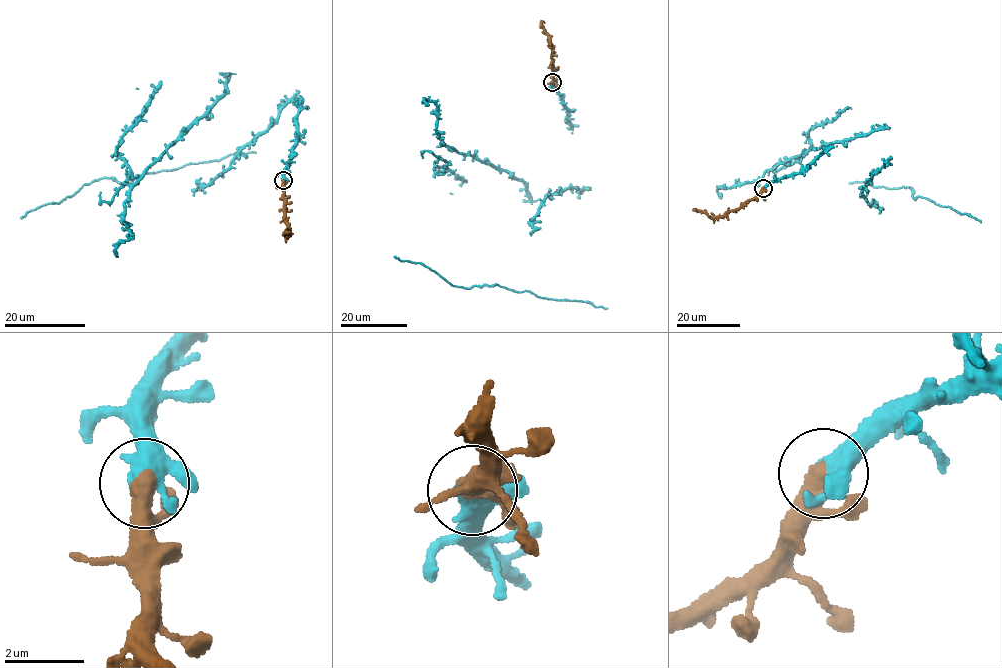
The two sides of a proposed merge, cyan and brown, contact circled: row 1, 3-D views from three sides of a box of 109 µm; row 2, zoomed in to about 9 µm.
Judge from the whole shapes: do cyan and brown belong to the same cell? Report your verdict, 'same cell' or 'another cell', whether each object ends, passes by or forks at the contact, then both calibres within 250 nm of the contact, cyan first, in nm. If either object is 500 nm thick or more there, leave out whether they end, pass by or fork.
same cell; cyan forks; brown passes by; calibres 300 and 400 nm

